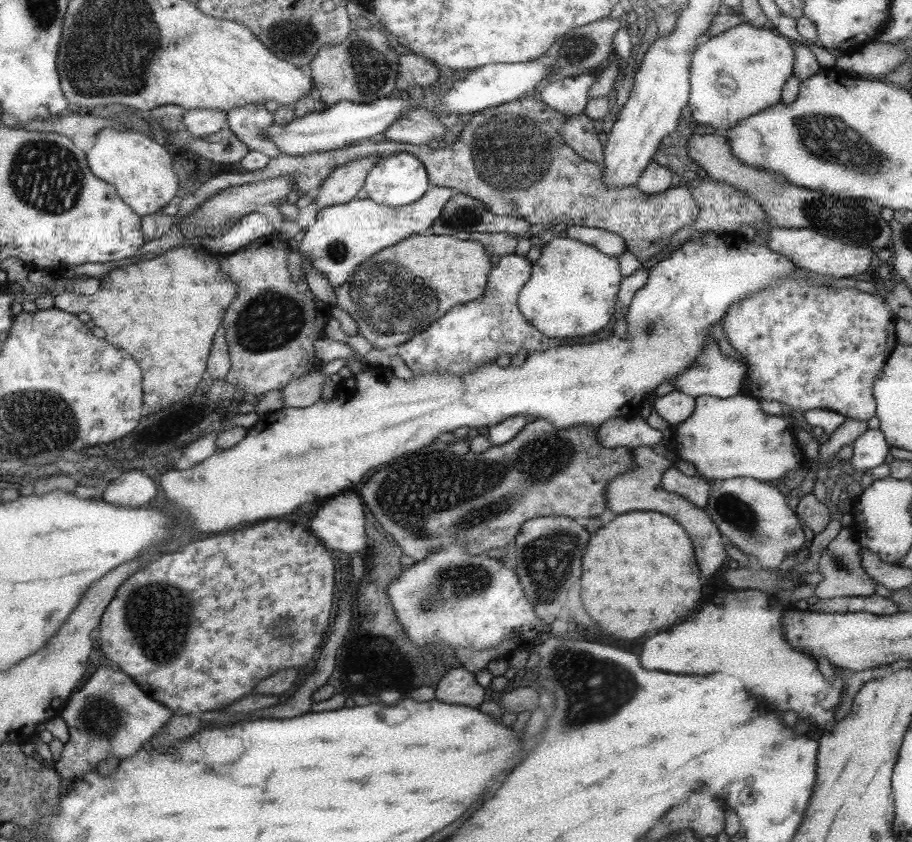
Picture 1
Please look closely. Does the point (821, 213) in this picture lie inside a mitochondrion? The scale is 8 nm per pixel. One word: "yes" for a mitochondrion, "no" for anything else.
yes

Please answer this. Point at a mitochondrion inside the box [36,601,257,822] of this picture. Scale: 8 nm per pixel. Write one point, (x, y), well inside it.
(101, 717)

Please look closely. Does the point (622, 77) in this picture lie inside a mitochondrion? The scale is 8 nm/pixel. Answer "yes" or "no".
no

